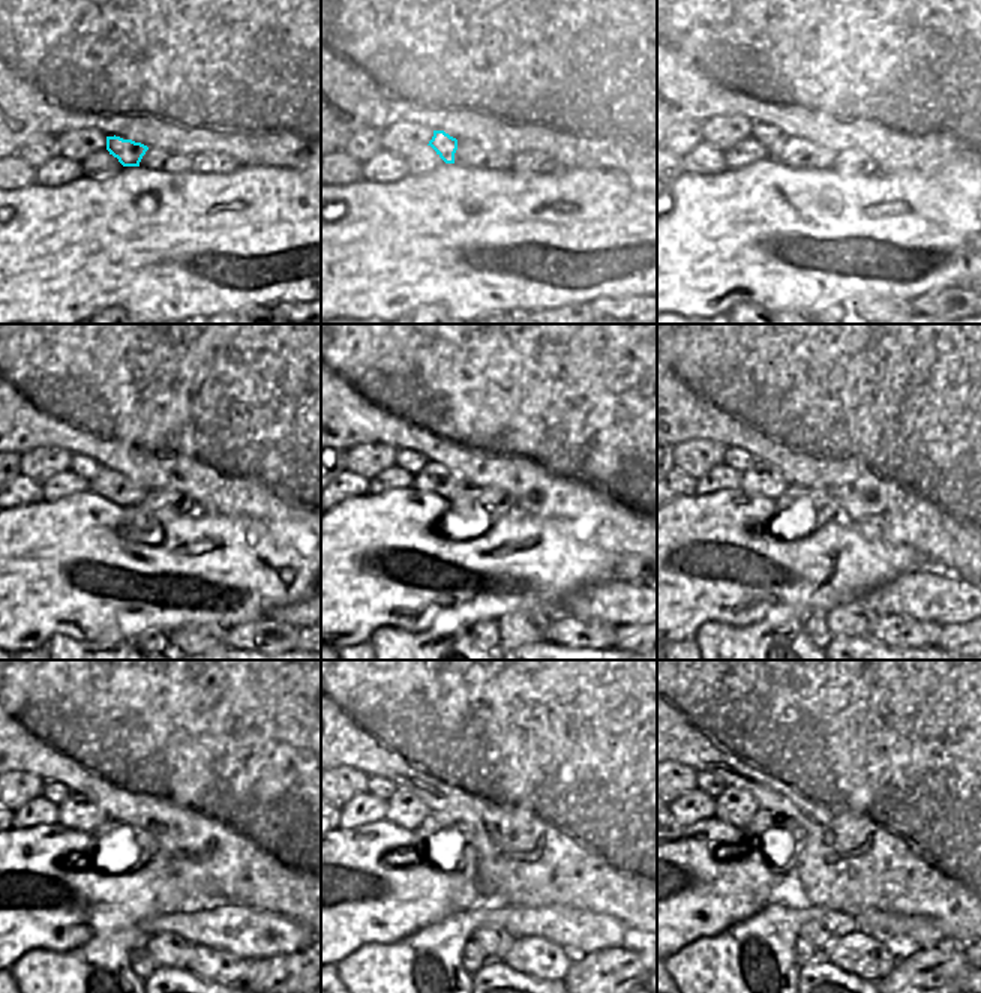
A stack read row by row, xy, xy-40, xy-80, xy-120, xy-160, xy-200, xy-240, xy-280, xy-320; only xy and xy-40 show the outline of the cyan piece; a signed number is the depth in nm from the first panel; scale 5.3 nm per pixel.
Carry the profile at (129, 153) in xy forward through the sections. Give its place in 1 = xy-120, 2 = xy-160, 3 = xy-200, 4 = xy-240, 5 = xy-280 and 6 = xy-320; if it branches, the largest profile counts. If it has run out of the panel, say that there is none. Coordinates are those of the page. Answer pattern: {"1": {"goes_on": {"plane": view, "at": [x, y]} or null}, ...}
{"1": {"goes_on": {"plane": "xy-120", "at": [86, 467]}}, "2": {"goes_on": {"plane": "xy-160", "at": [410, 461]}}, "3": {"goes_on": {"plane": "xy-200", "at": [734, 456]}}, "4": {"goes_on": {"plane": "xy-240", "at": [56, 792]}}, "5": {"goes_on": {"plane": "xy-280", "at": [377, 785]}}, "6": {"goes_on": {"plane": "xy-320", "at": [707, 782]}}}

